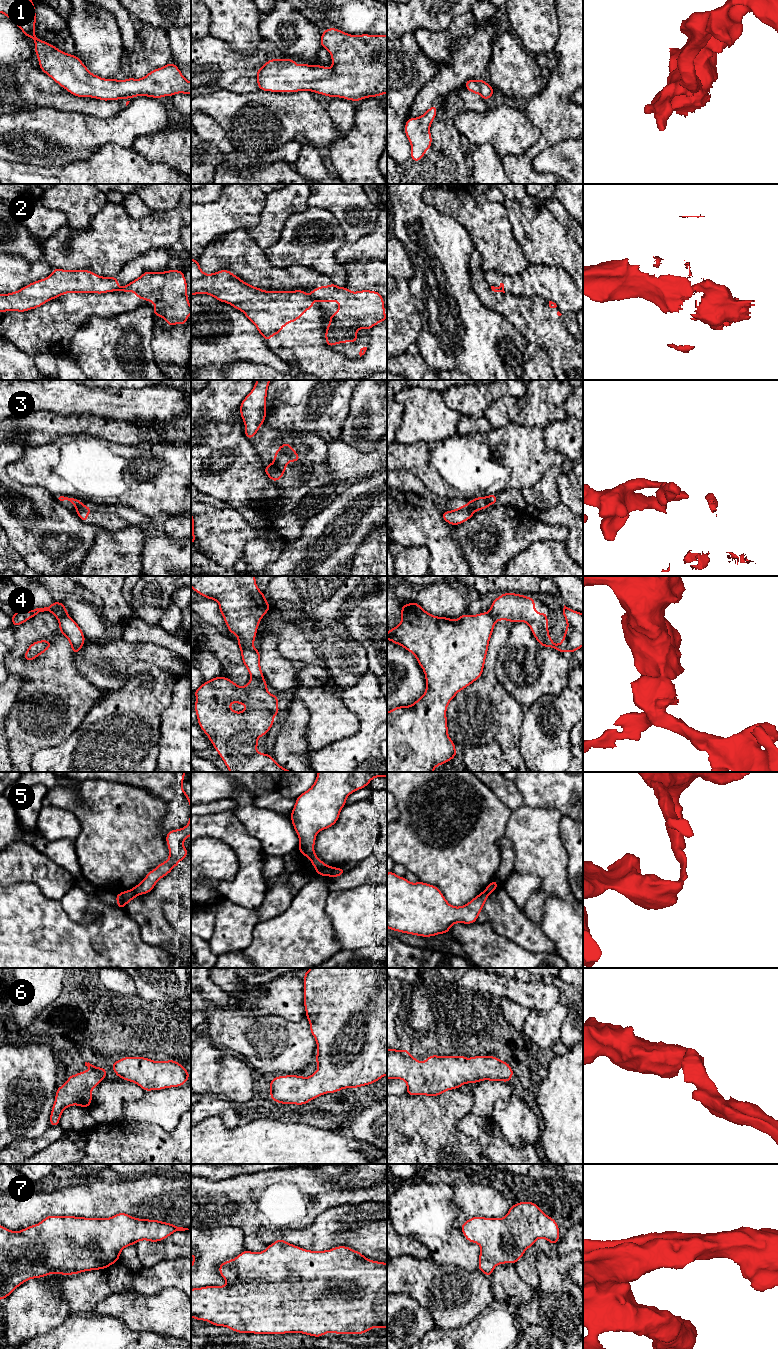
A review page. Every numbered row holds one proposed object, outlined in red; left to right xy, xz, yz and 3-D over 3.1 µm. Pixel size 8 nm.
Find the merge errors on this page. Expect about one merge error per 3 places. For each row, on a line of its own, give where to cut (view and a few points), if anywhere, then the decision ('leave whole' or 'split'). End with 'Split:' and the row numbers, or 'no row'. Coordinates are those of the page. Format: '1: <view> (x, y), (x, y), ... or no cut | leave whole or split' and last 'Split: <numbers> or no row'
1: no cut | leave whole
2: xz (308, 295), (315, 299) | split
3: xz (273, 461), (283, 472) | split
4: xz (251, 677), (264, 681) | split
5: xz (335, 868), (327, 875) | split
6: no cut | leave whole
7: no cut | leave whole
Split: 2, 3, 4, 5

